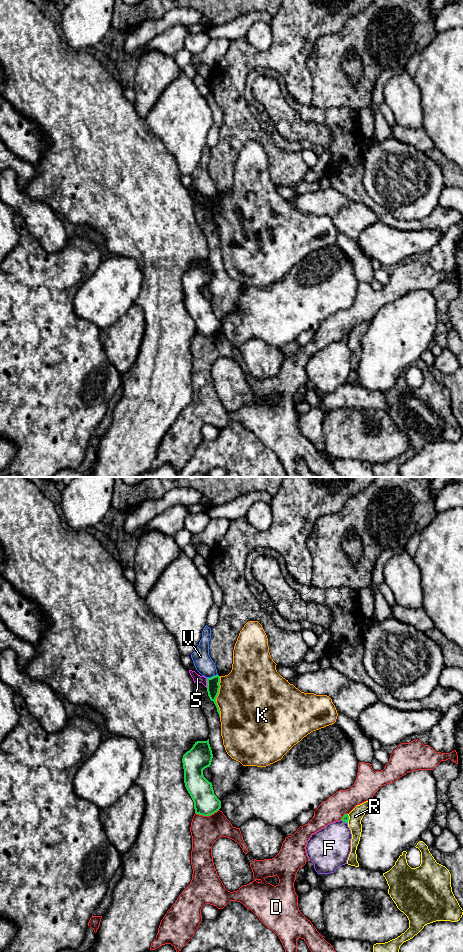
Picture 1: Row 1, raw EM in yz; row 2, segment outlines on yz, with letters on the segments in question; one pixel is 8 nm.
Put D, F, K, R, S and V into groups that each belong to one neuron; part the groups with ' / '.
D / F / K / R / S / V

